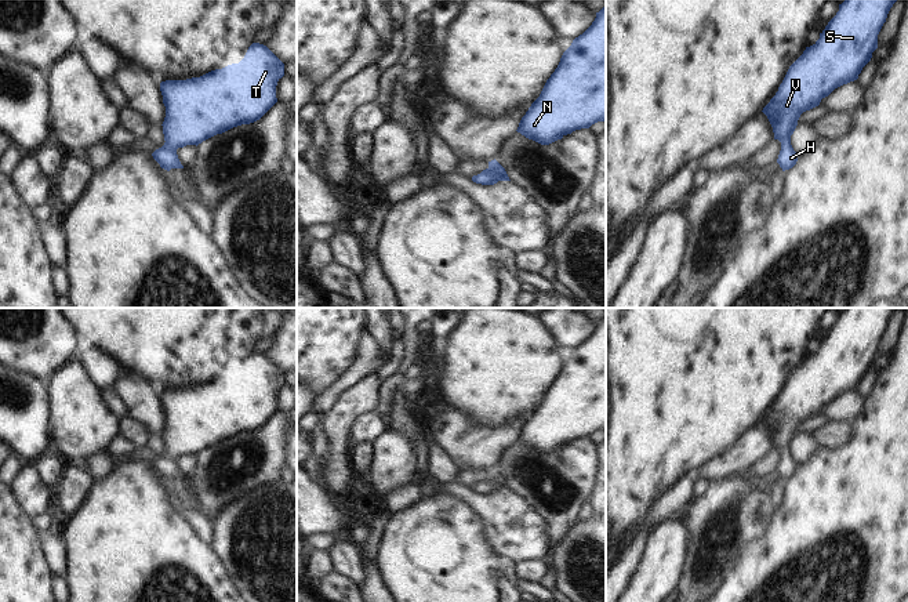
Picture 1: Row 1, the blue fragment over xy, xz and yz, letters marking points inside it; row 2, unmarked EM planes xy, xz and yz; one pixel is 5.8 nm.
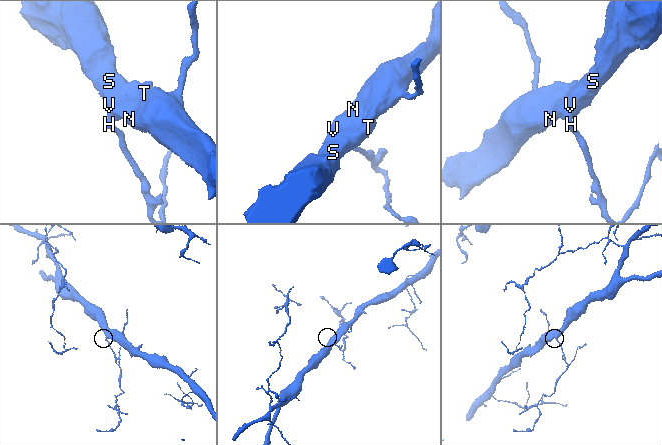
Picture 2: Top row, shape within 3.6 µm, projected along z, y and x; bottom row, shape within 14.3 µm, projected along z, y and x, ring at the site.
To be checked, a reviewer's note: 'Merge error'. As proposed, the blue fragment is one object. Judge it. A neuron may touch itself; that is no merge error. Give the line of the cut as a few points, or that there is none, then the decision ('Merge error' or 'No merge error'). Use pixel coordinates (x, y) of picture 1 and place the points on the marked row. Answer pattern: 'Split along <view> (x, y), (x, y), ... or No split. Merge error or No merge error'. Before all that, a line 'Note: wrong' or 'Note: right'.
Note: wrong
No split. No merge error

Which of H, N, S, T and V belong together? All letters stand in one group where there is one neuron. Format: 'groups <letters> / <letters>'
groups H N S T V

